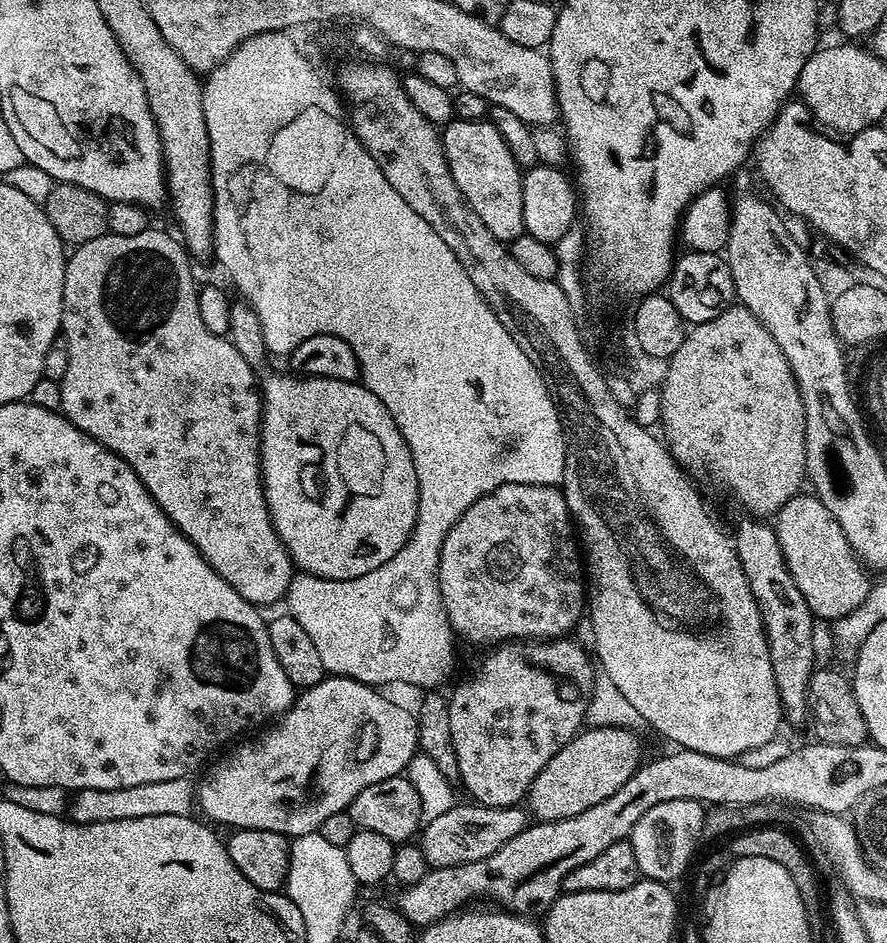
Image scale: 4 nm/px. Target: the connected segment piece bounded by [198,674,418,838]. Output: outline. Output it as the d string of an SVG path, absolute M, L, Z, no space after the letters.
M331 674L325 675L324 680L318 682L313 688L303 689L296 699L293 700L288 711L271 726L265 727L261 731L265 731L261 736L256 736L253 740L246 741L241 748L234 749L225 760L218 761L213 766L208 780L198 784L198 808L204 811L202 813L203 819L211 822L213 825L229 824L229 829L232 830L238 828L274 830L275 832L281 832L283 836L295 838L307 832L317 831L320 824L326 822L326 818L330 818L330 814L338 814L345 811L348 805L352 803L352 799L358 794L362 794L362 790L366 790L366 786L374 786L374 782L382 782L386 778L394 778L401 775L407 769L412 757L418 752L418 741L416 738L418 720L413 713L411 716L402 705L395 704L392 700L387 700L380 692L383 691L377 690L371 684L363 684L345 676L333 676Z

